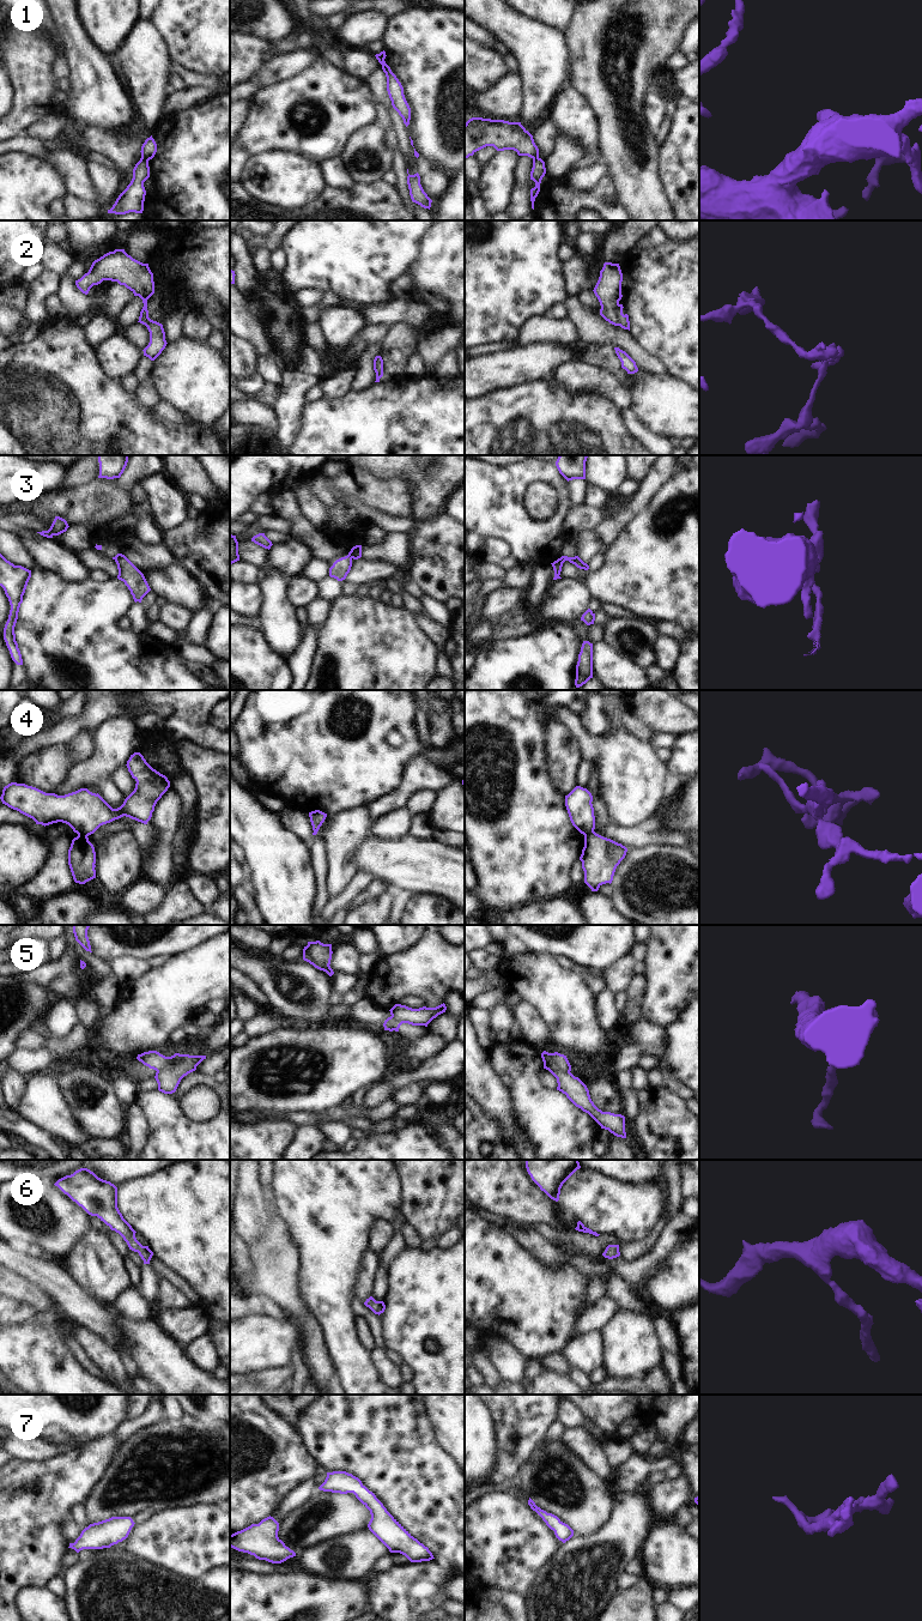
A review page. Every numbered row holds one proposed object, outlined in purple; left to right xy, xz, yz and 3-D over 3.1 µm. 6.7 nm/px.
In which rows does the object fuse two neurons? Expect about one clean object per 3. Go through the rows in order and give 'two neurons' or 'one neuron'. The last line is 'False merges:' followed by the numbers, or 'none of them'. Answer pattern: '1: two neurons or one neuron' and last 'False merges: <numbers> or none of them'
1: two neurons
2: two neurons
3: two neurons
4: two neurons
5: two neurons
6: one neuron
7: one neuron
False merges: 1, 2, 3, 4, 5

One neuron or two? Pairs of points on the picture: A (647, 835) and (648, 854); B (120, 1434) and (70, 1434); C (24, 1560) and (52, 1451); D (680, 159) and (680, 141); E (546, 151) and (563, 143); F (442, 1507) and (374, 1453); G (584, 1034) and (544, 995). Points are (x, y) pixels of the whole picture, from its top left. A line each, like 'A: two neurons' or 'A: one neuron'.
A: two neurons
B: two neurons
C: two neurons
D: one neuron
E: two neurons
F: one neuron
G: one neuron

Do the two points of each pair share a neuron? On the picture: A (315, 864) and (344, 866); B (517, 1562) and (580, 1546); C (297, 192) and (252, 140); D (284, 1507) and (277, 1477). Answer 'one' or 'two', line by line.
A: two
B: two
C: two
D: two

